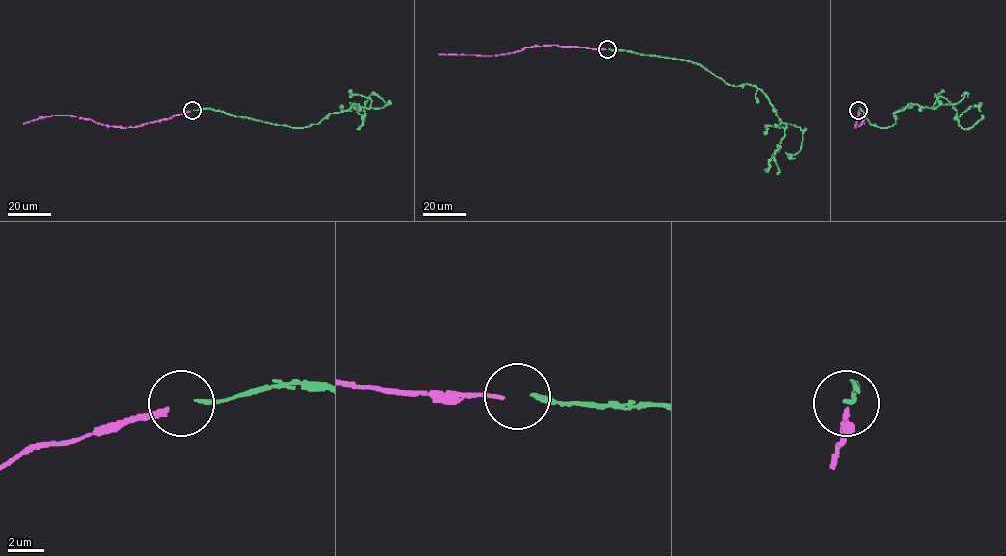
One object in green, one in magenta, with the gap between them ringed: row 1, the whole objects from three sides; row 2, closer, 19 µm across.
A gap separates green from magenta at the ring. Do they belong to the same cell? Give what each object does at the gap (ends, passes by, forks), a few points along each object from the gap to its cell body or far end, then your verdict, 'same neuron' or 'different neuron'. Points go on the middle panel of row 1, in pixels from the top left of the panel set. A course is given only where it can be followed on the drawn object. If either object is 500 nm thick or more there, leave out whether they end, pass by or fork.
green ends there; magenta ends there; green runs (609, 49), (689, 60), (729, 84), (754, 84), (760, 89), (786, 127), (774, 155), (777, 172); magenta runs (606, 49), (544, 45), (525, 47), (504, 54), (439, 53); different neuron

